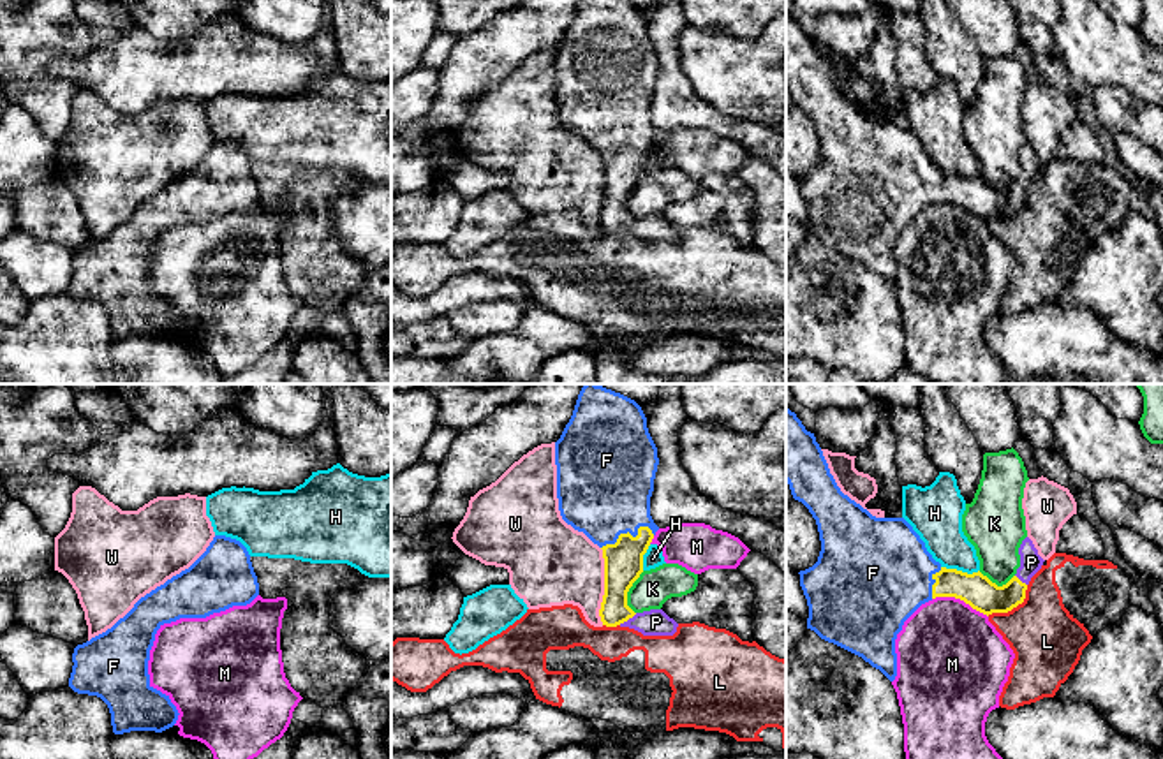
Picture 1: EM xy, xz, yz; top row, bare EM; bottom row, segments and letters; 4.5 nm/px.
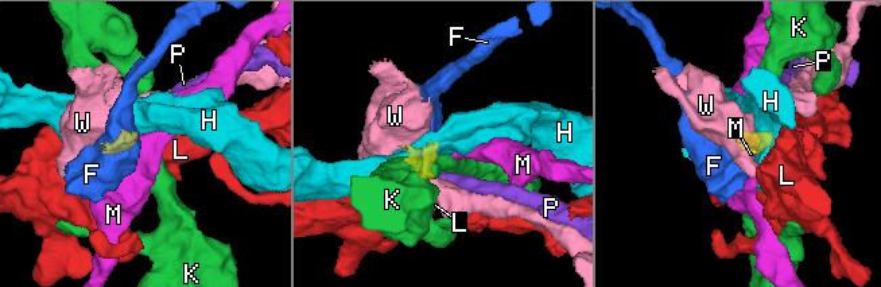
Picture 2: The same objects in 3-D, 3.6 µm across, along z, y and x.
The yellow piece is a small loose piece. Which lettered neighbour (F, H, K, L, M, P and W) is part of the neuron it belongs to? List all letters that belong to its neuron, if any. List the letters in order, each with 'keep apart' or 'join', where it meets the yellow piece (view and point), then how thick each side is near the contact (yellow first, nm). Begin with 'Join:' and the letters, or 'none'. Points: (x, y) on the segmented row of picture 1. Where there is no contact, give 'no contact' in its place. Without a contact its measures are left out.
Join: F, P
F: join; contact xz (628, 532); calibres 180 and 440 nm
H: keep apart; contact yz (961, 571); calibres 150 and 220 nm
K: keep apart; contact xz (628, 590); calibres 180 and 170 nm
L: keep apart; contact yz (1012, 608); calibres 150 and 320 nm
M: keep apart; contact yz (961, 599); calibres 150 and 460 nm
P: join; contact xz (628, 618); calibres 180 and 120 nm
W: keep apart; contact xz (605, 587); calibres 180 and 360 nm

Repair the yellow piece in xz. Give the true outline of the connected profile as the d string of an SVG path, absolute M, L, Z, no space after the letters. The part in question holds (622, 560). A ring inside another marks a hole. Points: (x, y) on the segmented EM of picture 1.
M585 384L555 442L555 465L562 520L603 549L603 625L673 636L678 623L663 609L634 613L627 606L627 592L643 572L643 555L659 530L650 516L659 458L641 407Z

